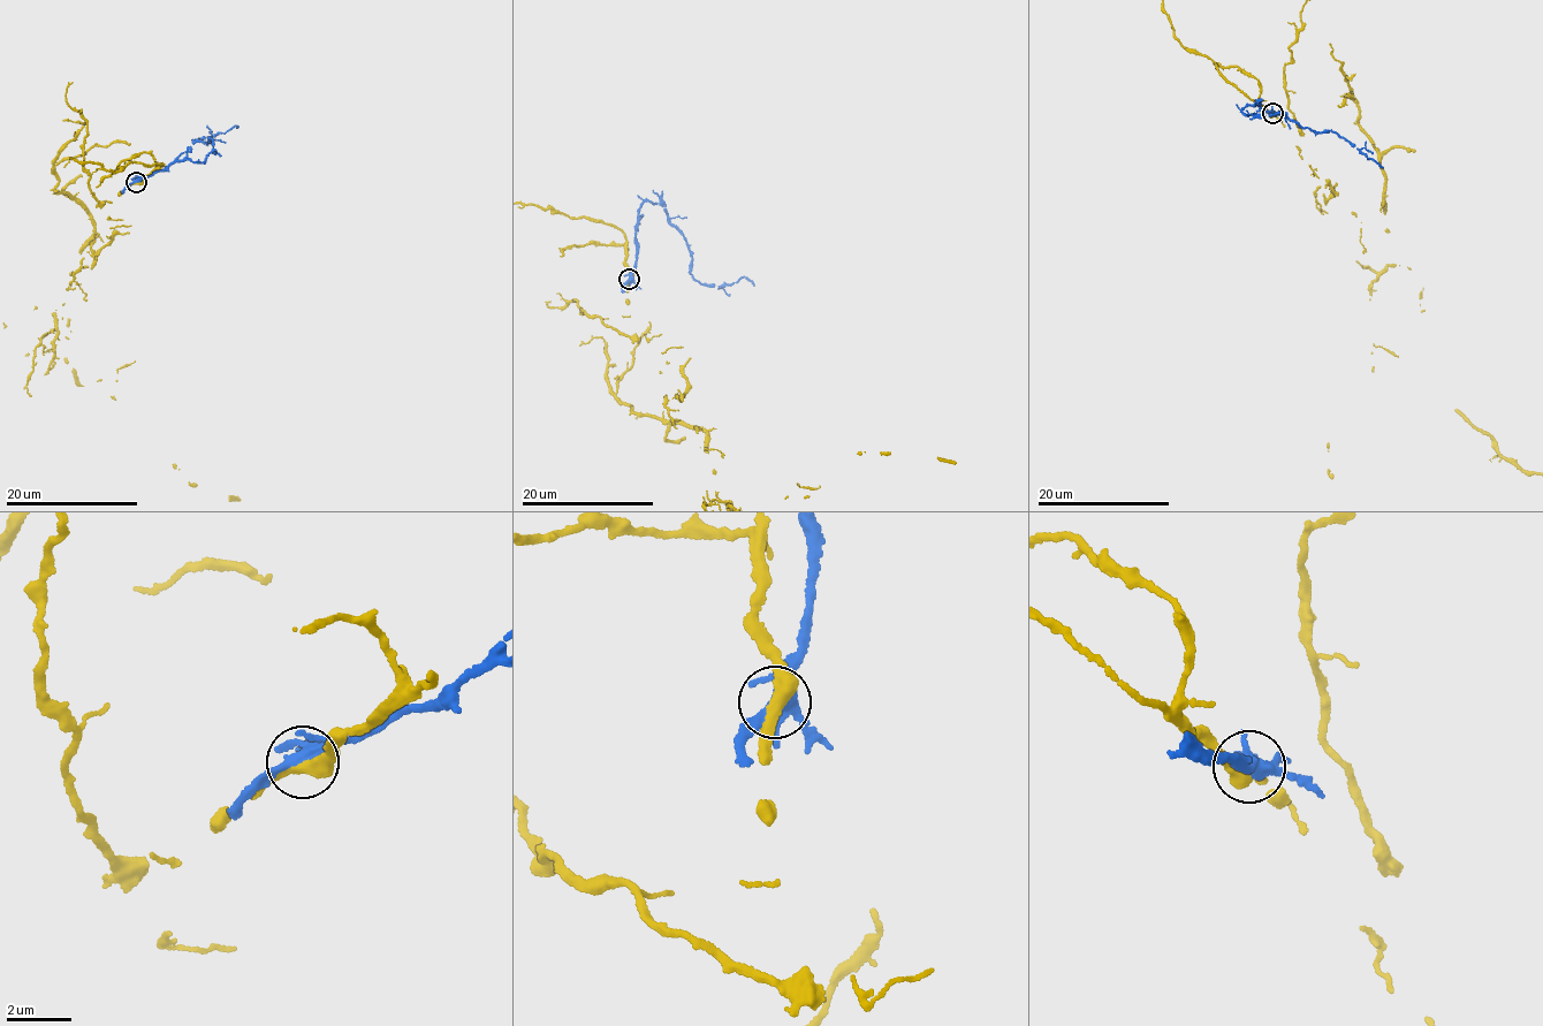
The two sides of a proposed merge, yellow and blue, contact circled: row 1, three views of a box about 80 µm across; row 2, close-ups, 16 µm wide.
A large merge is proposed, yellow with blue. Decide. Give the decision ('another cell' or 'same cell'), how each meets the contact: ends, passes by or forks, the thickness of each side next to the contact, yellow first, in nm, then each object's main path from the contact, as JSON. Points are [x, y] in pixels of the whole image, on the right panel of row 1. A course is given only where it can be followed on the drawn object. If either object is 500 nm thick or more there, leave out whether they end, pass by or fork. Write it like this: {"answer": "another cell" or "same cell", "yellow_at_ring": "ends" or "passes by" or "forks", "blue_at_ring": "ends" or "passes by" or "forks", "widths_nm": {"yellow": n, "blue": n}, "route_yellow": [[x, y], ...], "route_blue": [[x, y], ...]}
{"answer": "same cell", "yellow_at_ring": "passes by", "blue_at_ring": "forks", "widths_nm": {"yellow": 440, "blue": 360}, "route_blue": [[1272, 113], [1256, 106], [1241, 111], [1267, 118], [1282, 113], [1304, 127], [1331, 130], [1382, 167]]}

